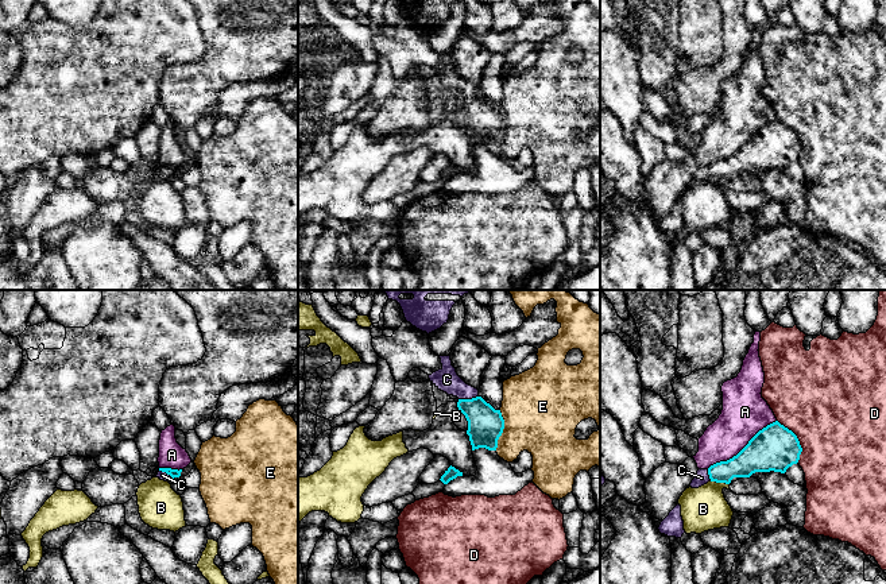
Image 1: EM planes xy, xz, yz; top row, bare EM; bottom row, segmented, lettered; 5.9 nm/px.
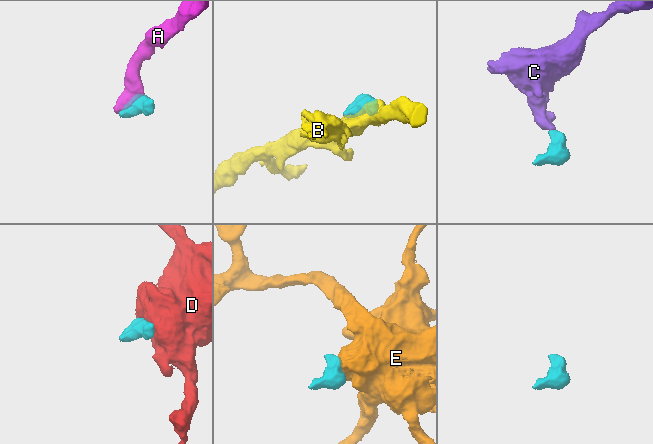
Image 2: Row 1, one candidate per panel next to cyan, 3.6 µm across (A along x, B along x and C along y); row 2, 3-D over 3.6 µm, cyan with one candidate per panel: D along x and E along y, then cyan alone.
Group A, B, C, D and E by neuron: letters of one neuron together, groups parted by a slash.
A / B / C / D / E

